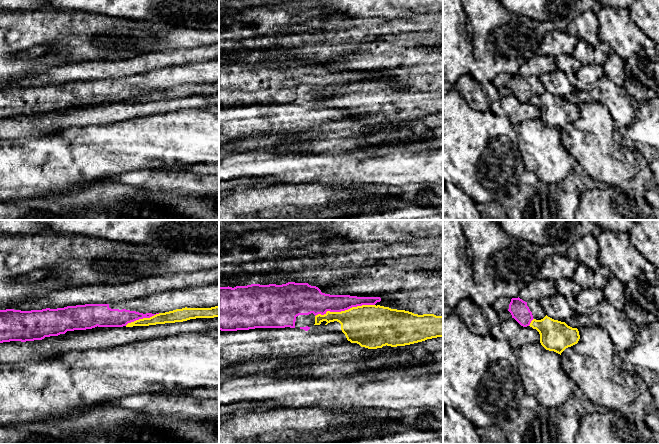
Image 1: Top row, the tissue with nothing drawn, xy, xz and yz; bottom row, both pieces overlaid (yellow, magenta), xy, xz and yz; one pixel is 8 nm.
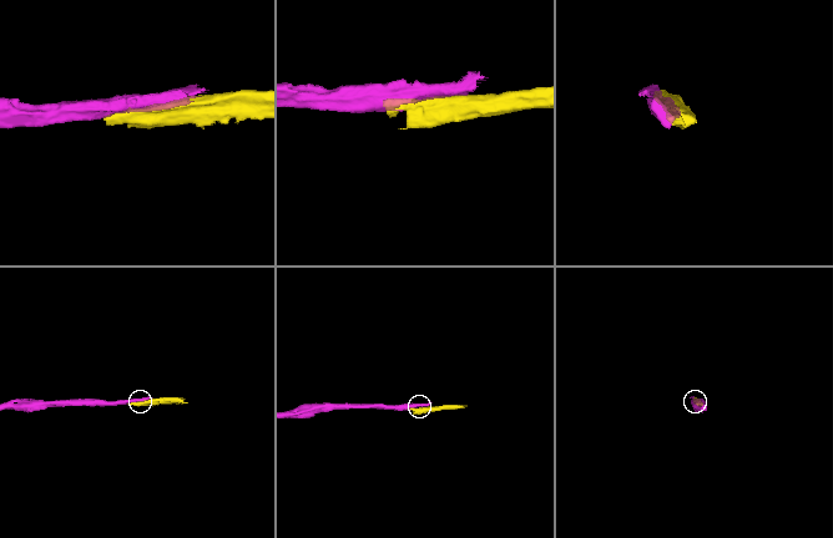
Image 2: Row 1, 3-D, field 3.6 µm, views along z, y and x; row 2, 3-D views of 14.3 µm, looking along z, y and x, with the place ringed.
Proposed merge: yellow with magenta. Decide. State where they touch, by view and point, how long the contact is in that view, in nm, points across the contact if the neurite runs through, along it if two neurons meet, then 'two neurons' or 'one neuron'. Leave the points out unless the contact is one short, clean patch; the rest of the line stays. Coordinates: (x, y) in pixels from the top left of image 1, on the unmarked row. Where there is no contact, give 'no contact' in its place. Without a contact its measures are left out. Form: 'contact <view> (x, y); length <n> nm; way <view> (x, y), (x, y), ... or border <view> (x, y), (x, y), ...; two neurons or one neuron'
contact xz (345, 86); length 480 nm; two neurons

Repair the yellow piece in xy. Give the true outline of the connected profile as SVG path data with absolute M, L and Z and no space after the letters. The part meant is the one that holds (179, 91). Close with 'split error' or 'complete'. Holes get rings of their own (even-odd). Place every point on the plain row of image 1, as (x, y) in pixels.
M219 81L211 84L182 84L173 87L159 89L150 94L143 94L128 99L126 103L149 102L156 100L183 98L196 94L219 93Z; complete

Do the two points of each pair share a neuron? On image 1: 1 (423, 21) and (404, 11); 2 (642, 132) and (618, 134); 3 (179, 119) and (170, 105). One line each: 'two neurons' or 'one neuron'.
1: two neurons
2: one neuron
3: two neurons

